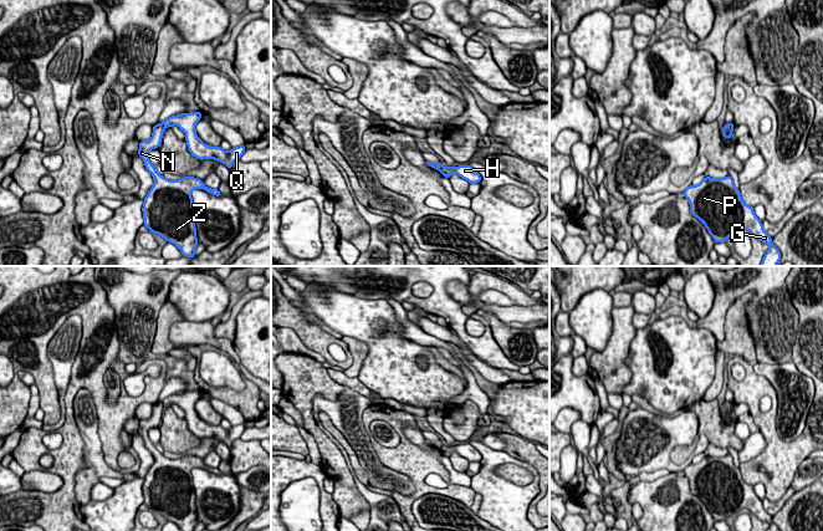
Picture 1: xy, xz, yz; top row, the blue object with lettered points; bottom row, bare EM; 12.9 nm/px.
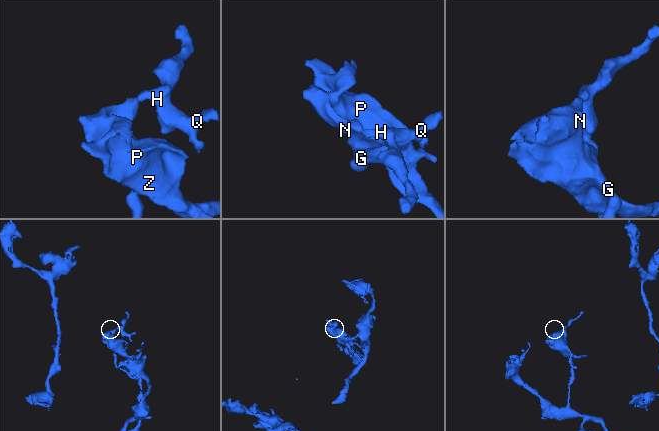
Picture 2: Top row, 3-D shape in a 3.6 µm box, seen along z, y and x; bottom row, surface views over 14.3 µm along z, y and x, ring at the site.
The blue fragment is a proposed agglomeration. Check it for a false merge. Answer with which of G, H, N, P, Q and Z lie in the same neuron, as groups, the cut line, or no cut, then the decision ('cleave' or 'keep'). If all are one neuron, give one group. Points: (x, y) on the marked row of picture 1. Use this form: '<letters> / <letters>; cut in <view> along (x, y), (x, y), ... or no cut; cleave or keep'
G N P Z / H Q; cut in xy along (160, 123), (164, 127); cleave

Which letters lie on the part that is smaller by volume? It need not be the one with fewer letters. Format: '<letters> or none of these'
H, Q

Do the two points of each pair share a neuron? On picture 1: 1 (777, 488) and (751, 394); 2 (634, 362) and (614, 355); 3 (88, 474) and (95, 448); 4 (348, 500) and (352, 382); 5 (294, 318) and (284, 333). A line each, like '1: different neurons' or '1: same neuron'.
1: same neuron
2: different neurons
3: same neuron
4: different neurons
5: different neurons

